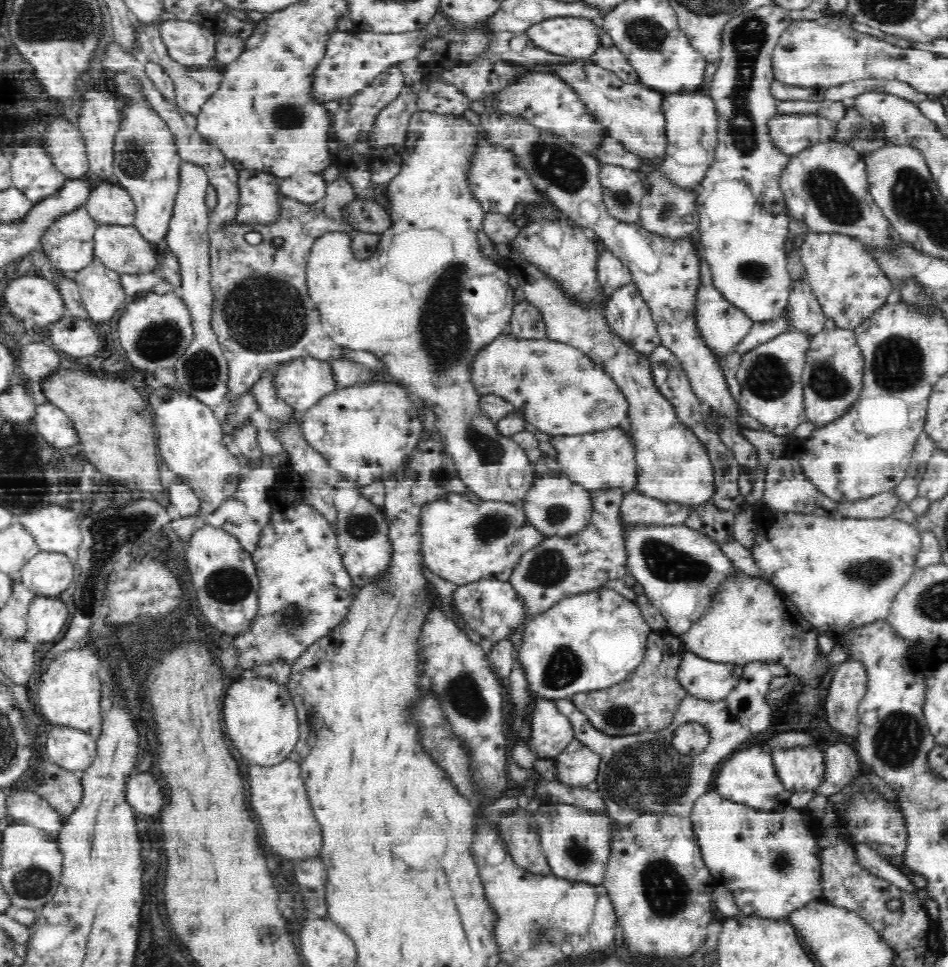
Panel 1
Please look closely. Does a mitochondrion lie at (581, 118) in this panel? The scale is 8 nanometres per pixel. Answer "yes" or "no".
no

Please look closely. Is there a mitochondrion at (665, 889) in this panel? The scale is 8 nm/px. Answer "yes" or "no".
yes

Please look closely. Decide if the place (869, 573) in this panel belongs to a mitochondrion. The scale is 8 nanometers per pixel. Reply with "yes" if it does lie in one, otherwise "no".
yes

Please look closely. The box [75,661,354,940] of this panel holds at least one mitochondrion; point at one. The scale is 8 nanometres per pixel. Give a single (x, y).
(311, 718)

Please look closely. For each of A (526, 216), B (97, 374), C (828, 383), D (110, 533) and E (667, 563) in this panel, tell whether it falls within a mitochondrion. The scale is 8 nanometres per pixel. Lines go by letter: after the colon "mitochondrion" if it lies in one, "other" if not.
A: other
B: other
C: mitochondrion
D: mitochondrion
E: mitochondrion

